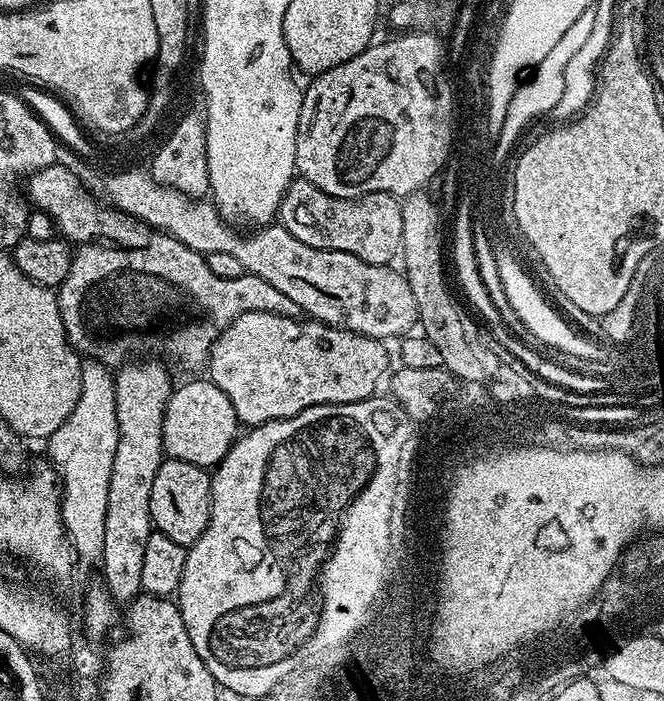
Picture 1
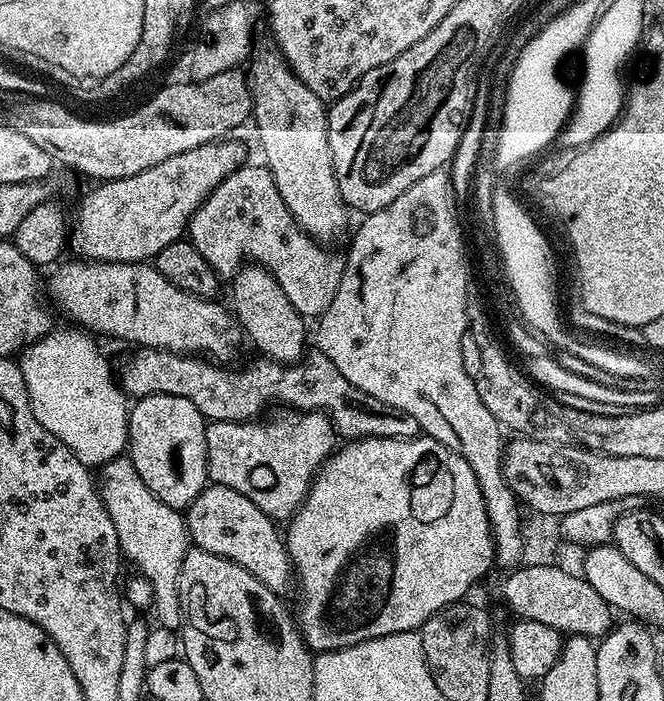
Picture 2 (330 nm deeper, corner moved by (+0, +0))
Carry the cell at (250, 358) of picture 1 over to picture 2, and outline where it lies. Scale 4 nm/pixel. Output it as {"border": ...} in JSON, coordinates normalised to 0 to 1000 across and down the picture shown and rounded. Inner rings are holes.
{"border":[[[422,585],[411,599],[328,599],[310,609],[313,683],[370,705],[417,745],[447,730],[470,693],[470,680],[509,633],[506,609],[486,588]]]}

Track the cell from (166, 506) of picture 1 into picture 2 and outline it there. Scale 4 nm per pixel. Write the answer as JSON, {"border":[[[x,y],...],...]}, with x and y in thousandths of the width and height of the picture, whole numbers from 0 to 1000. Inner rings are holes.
{"border":[[[315,689],[292,710],[292,716],[276,732],[277,749],[283,752],[285,772],[294,780],[325,790],[328,796],[340,796],[346,802],[358,802],[395,836],[413,842],[419,852],[432,852],[432,845],[443,839],[440,799],[434,793],[434,777],[429,766],[419,755],[417,743],[411,742],[370,705],[358,705],[358,699],[346,699],[346,693]]]}

